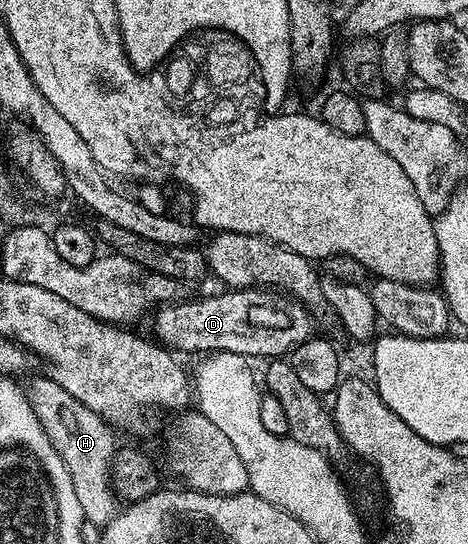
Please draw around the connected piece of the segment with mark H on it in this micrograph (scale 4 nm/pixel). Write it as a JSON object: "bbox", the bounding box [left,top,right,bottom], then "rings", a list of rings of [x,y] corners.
{"bbox":[26,376,118,528],"rings":[[[51,376],[34,379],[32,387],[27,387],[26,393],[28,403],[34,408],[34,416],[38,416],[46,436],[50,436],[50,444],[54,444],[54,450],[69,469],[85,521],[89,525],[96,524],[96,527],[102,528],[118,510],[118,496],[111,487],[112,460],[118,449],[118,441],[116,442],[115,436],[112,435],[113,427],[90,408],[86,408],[86,404],[74,400],[74,396],[70,396],[70,392],[66,392],[66,388],[59,386]]]}

